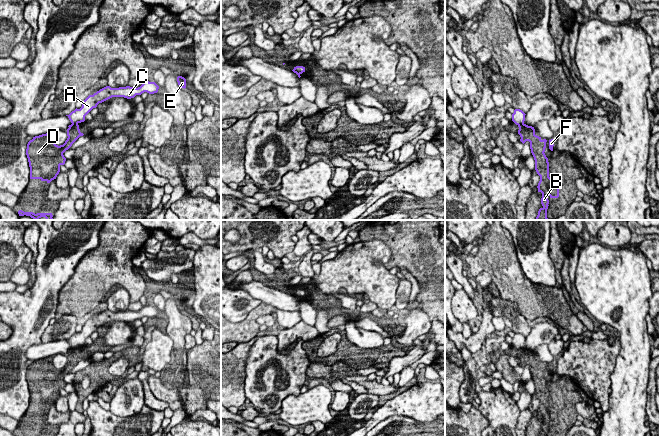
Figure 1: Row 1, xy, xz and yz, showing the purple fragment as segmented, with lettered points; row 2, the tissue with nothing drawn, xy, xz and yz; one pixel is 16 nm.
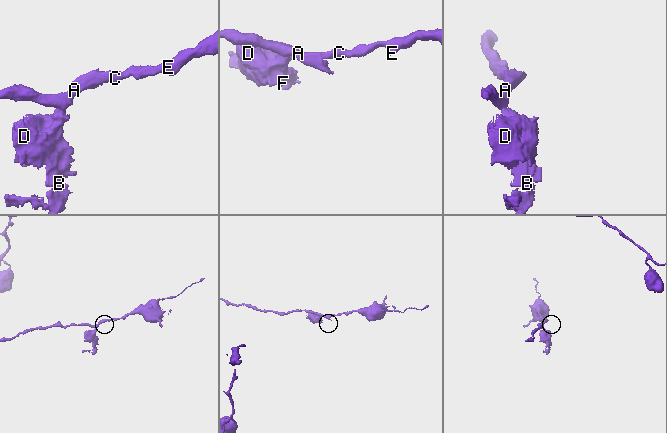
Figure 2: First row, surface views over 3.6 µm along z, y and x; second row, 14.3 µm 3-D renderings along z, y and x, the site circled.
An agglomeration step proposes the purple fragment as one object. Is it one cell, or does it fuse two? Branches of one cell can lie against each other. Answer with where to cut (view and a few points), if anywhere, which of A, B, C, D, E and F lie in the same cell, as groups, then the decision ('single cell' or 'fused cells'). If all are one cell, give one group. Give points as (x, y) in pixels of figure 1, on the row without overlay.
cut in xy along (72, 347), (77, 348); A C E / B D F; fused cells

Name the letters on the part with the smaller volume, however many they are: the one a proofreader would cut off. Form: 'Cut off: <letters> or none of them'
Cut off: B, D, F

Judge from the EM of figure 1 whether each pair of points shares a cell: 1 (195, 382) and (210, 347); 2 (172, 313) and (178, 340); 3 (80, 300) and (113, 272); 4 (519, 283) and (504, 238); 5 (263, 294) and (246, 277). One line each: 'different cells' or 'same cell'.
1: same cell
2: same cell
3: same cell
4: same cell
5: different cells

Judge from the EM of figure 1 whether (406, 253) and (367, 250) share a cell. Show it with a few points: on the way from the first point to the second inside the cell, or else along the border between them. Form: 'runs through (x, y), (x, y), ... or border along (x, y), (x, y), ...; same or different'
border along (370, 239), (381, 239), (389, 248), (389, 269); different

